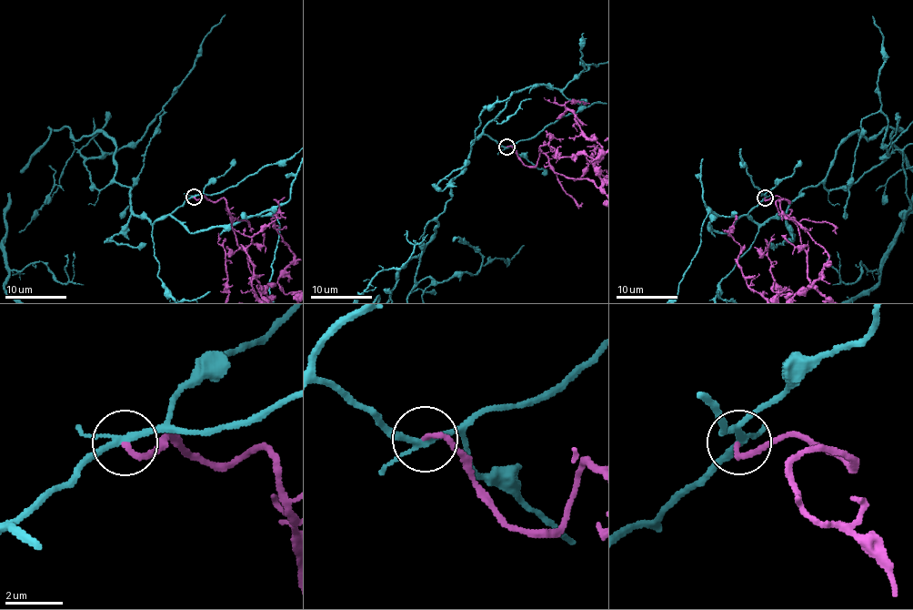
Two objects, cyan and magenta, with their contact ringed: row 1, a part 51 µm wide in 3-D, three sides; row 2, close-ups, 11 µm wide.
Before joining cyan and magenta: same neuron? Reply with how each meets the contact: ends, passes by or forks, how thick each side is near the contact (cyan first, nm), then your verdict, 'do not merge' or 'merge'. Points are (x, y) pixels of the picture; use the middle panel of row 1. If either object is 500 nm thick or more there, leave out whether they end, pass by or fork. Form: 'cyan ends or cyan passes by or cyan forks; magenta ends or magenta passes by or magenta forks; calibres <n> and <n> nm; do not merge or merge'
cyan forks; magenta ends; calibres 200 and 180 nm; do not merge

